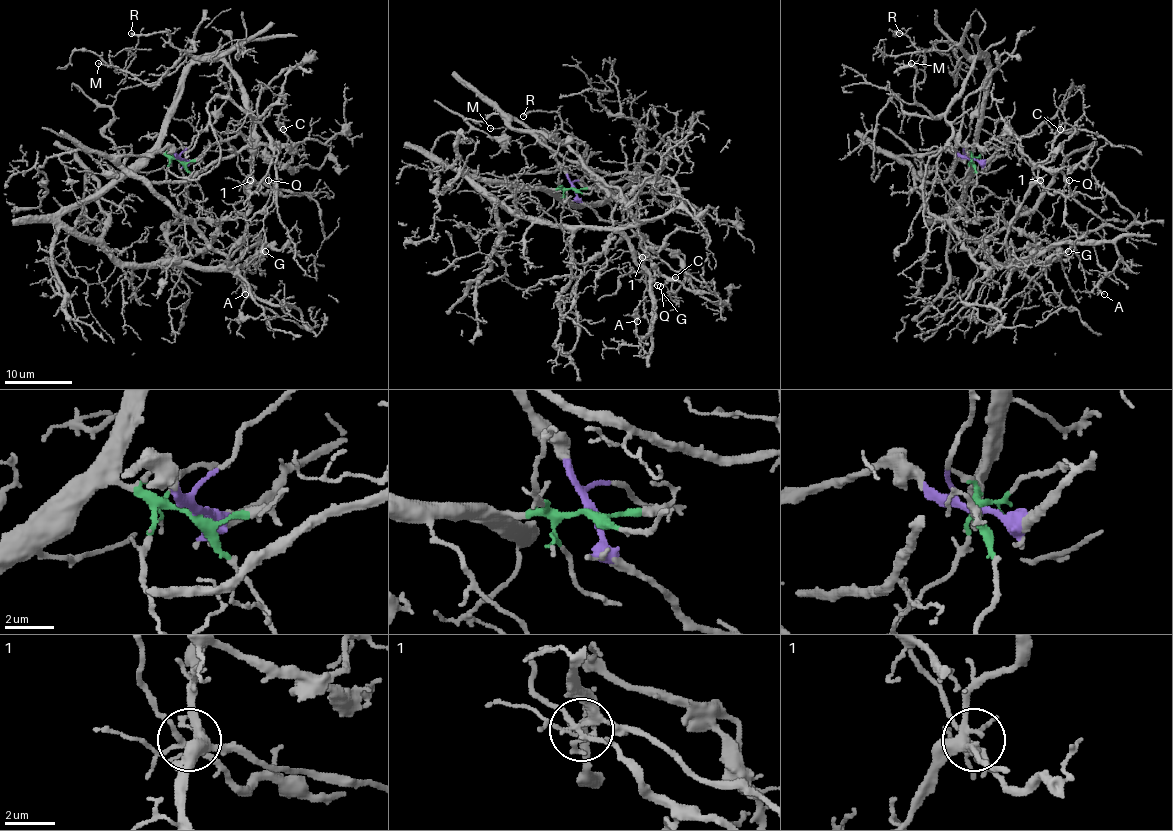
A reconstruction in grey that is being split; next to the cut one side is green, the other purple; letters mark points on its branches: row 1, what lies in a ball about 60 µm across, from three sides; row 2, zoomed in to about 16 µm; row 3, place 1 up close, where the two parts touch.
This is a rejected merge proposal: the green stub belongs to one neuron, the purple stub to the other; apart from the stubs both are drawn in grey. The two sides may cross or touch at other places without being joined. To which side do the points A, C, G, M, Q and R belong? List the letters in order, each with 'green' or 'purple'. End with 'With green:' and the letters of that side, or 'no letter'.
A: green
C: purple
G: purple
M: green
Q: purple
R: green
With green: A, M, R

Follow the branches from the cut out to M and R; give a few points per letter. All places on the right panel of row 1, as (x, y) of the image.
M: (971, 160), (988, 91), (986, 61), (964, 56), (956, 83), (949, 56), (924, 49), (925, 56), (910, 62)
R: (971, 160), (988, 91), (986, 61), (954, 42), (917, 47), (898, 32)

